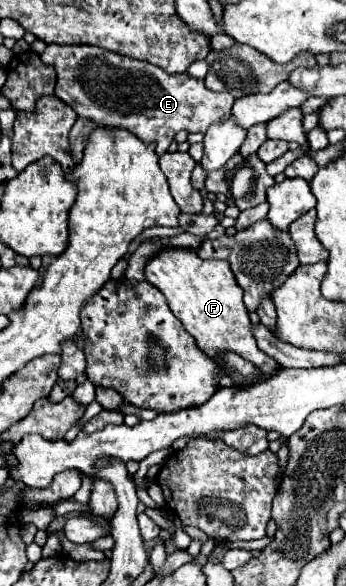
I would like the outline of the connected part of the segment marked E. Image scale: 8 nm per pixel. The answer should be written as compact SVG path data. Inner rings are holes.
M47 45L47 49L41 53L41 61L55 67L57 71L57 85L55 85L55 95L65 101L73 111L83 117L91 119L95 125L109 125L109 127L121 127L131 133L135 133L139 139L147 143L155 143L157 155L163 155L175 135L179 131L187 133L205 133L209 125L223 121L231 115L231 105L235 98L231 93L213 93L207 91L203 85L203 79L193 79L185 73L181 75L169 75L163 69L139 61L139 59L129 59L123 55L115 55L111 51L105 51L101 47L91 47L91 45Z

